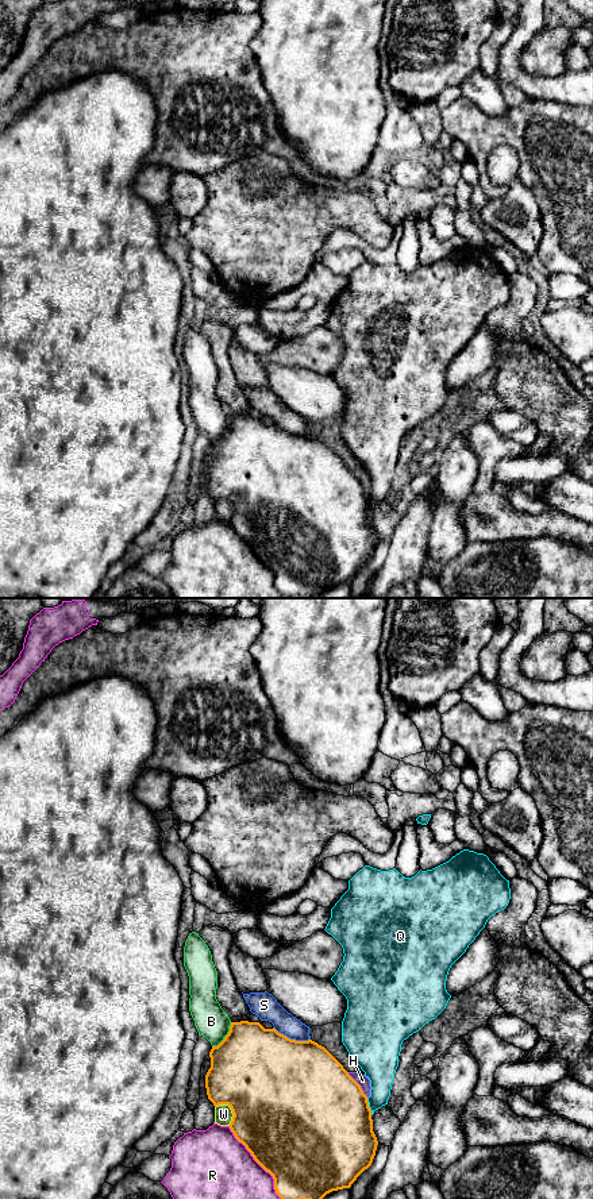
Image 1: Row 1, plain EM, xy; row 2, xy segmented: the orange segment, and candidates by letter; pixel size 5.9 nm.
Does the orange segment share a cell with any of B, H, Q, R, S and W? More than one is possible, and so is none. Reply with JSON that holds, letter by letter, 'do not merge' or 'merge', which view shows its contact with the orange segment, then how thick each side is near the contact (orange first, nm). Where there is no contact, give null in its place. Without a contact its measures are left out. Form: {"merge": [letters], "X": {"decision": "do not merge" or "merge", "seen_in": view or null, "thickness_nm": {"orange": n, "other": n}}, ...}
{"merge": ["H"], "B": {"decision": "do not merge", "seen_in": "xy", "thickness_nm": {"orange": 500, "other": 200}}, "H": {"decision": "merge", "seen_in": "xy", "thickness_nm": {"orange": 500, "other": 70}}, "Q": {"decision": "do not merge", "seen_in": "xy", "thickness_nm": {"orange": 500, "other": 190}}, "R": {"decision": "do not merge", "seen_in": "xy", "thickness_nm": {"orange": 500, "other": 400}}, "S": {"decision": "do not merge", "seen_in": "xy", "thickness_nm": {"orange": 500, "other": 150}}, "W": {"decision": "do not merge", "seen_in": "xy", "thickness_nm": {"orange": 500, "other": 110}}}

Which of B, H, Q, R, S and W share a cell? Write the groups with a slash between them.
B / H / Q / R / S / W

